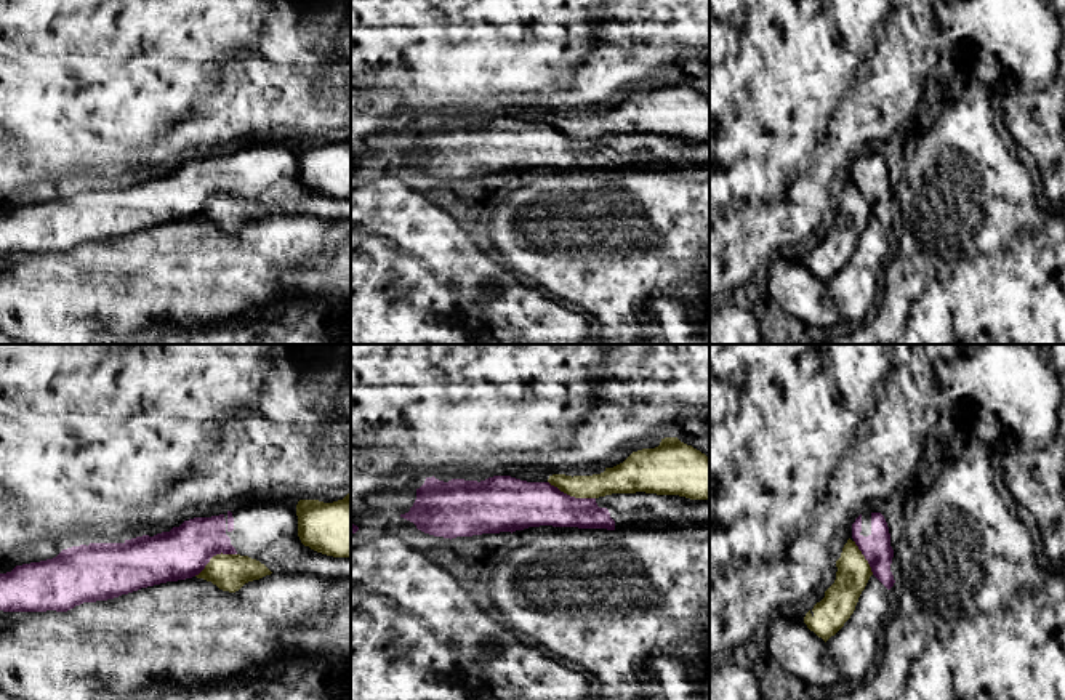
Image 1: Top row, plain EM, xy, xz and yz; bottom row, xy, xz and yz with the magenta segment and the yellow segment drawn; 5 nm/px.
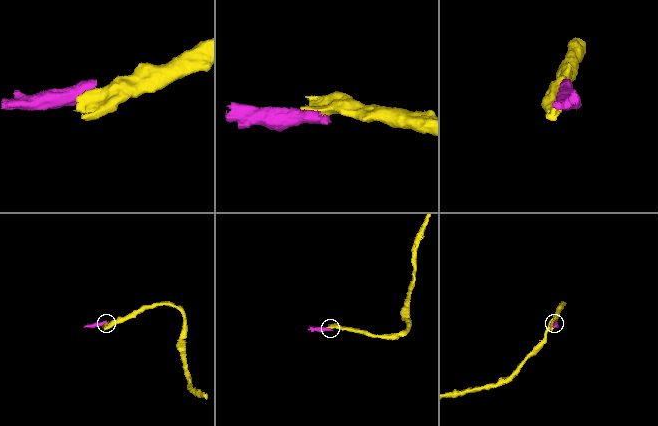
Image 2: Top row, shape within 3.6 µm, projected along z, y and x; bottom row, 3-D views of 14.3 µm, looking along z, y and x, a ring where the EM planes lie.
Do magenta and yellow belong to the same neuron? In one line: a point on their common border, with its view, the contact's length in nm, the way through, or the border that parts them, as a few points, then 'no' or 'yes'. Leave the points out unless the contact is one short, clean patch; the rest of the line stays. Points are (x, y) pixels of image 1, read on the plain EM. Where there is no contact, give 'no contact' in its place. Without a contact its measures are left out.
contact xz (572, 138); length 260 nm; border xz (548, 122), (570, 136), (594, 140); no

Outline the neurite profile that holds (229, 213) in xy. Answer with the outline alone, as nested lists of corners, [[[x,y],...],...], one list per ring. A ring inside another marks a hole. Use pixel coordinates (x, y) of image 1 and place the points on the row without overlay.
[[[216,195],[205,210],[195,216],[211,223],[223,232],[235,234],[245,224],[259,221],[272,213],[256,200],[240,195]]]

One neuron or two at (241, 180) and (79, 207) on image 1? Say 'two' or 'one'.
one

